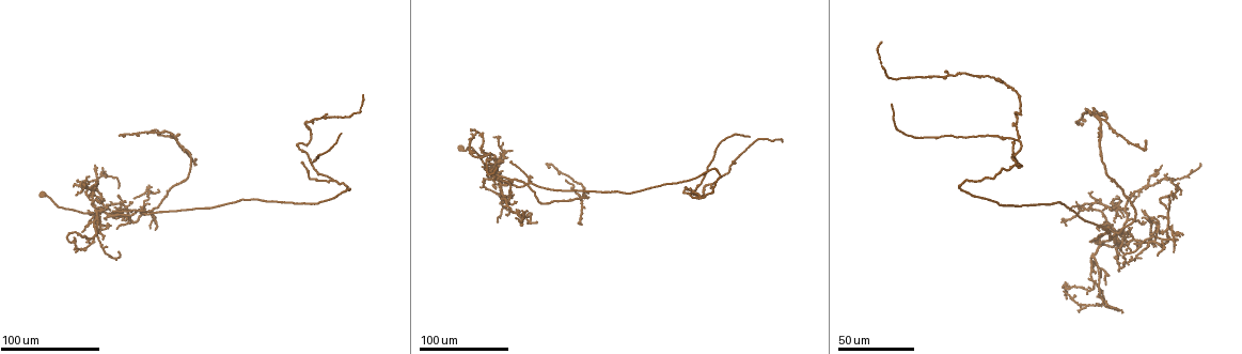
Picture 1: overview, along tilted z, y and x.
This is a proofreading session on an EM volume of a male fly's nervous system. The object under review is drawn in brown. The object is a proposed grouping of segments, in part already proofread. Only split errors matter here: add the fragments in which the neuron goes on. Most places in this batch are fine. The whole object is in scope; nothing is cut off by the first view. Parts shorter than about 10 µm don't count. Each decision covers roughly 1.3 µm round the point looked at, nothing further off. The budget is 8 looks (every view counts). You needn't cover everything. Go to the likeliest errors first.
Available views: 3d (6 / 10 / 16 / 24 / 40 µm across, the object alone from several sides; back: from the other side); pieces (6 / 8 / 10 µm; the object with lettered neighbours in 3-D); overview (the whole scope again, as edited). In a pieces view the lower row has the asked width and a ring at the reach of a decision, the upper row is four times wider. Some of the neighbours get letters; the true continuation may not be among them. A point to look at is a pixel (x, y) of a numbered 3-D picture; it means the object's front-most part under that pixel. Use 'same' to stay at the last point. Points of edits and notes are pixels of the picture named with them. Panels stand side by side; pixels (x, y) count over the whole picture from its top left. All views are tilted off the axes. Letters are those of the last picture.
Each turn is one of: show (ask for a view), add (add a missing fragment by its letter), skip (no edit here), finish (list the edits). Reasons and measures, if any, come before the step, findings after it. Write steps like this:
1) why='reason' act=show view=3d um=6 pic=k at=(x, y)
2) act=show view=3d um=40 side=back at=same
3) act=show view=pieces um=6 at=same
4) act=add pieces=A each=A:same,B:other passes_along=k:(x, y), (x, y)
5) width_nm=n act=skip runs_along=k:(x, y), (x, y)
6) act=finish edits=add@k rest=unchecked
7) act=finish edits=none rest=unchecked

why='end of a long branch' act=show view=3d um=40 pic=1 at=(362, 96)

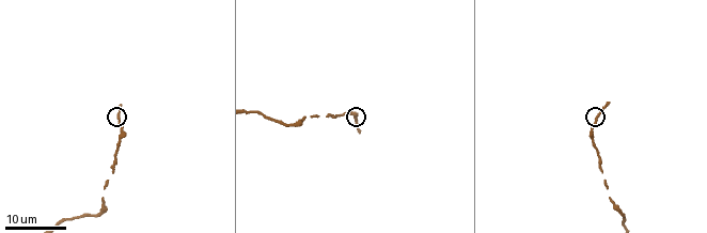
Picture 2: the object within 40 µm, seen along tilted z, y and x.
act=show view=pieces um=8 pic=2 at=(360, 131)

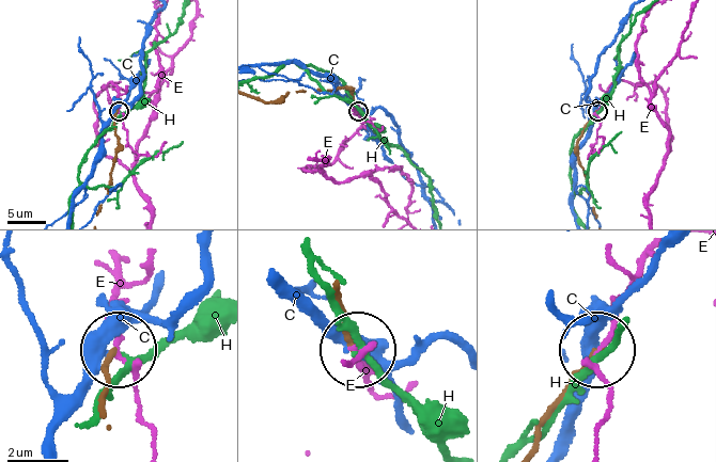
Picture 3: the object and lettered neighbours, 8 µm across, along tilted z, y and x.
act=skip each=C:other,E:other,H:other runs_along=3:(98, 211), (119, 146), (114, 121), (118, 111) found='none of them fits'

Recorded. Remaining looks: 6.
why='an open end' act=show view=3d um=40 pic=1 at=(1180, 188)

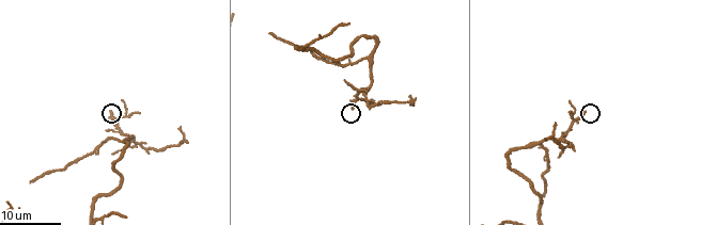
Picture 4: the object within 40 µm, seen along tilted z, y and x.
act=show view=pieces um=10 pic=4 at=(584, 111)

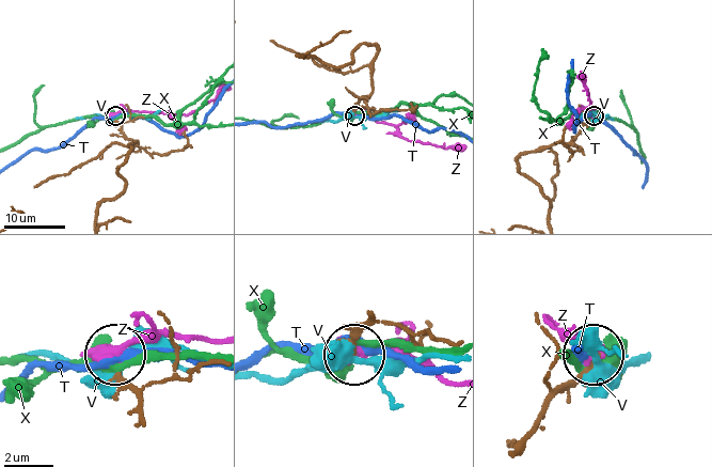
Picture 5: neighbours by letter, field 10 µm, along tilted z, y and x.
act=skip each=T:other,V:other,X:other,Z:other runs_along=5:(517, 445), (542, 404), (589, 360) found='none of them fits'

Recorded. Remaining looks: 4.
why='branch stops here' act=show view=3d um=24 pic=1 at=(891, 104)

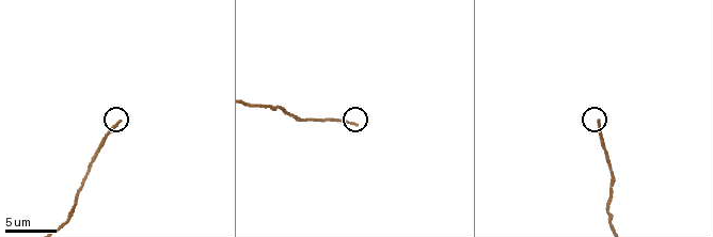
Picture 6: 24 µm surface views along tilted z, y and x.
act=show view=pieces um=10 pic=6 at=(119, 121)

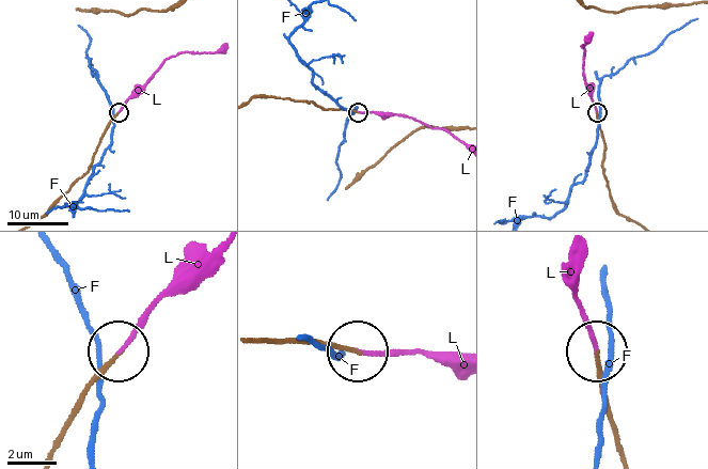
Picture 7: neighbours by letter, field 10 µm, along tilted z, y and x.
act=add pieces=L each=F:other,L:same found='it goes on there'

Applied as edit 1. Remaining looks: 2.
why='thin end' act=show view=3d um=24 pic=4 at=(347, 23)

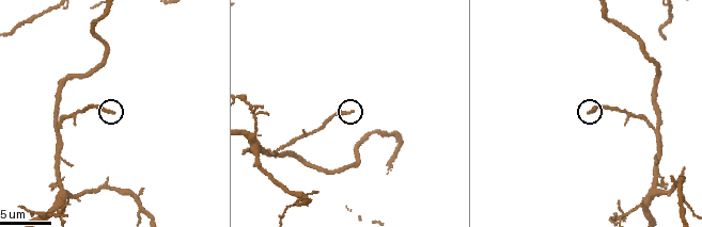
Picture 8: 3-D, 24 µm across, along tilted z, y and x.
act=show view=pieces um=8 pic=8 at=(353, 109)

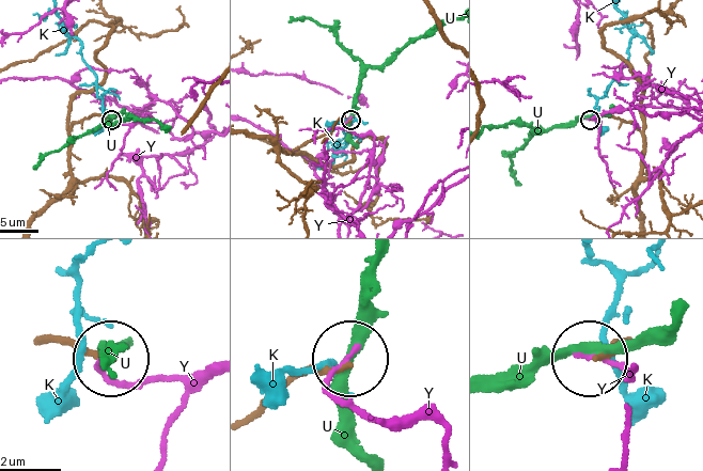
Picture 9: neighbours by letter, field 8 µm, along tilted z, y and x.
width_nm=170 act=skip each=K:other,U:other,Y:other found='no lettered fragment goes on from it'

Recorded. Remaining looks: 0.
act=finish edits=add@7 rest=unchecked

